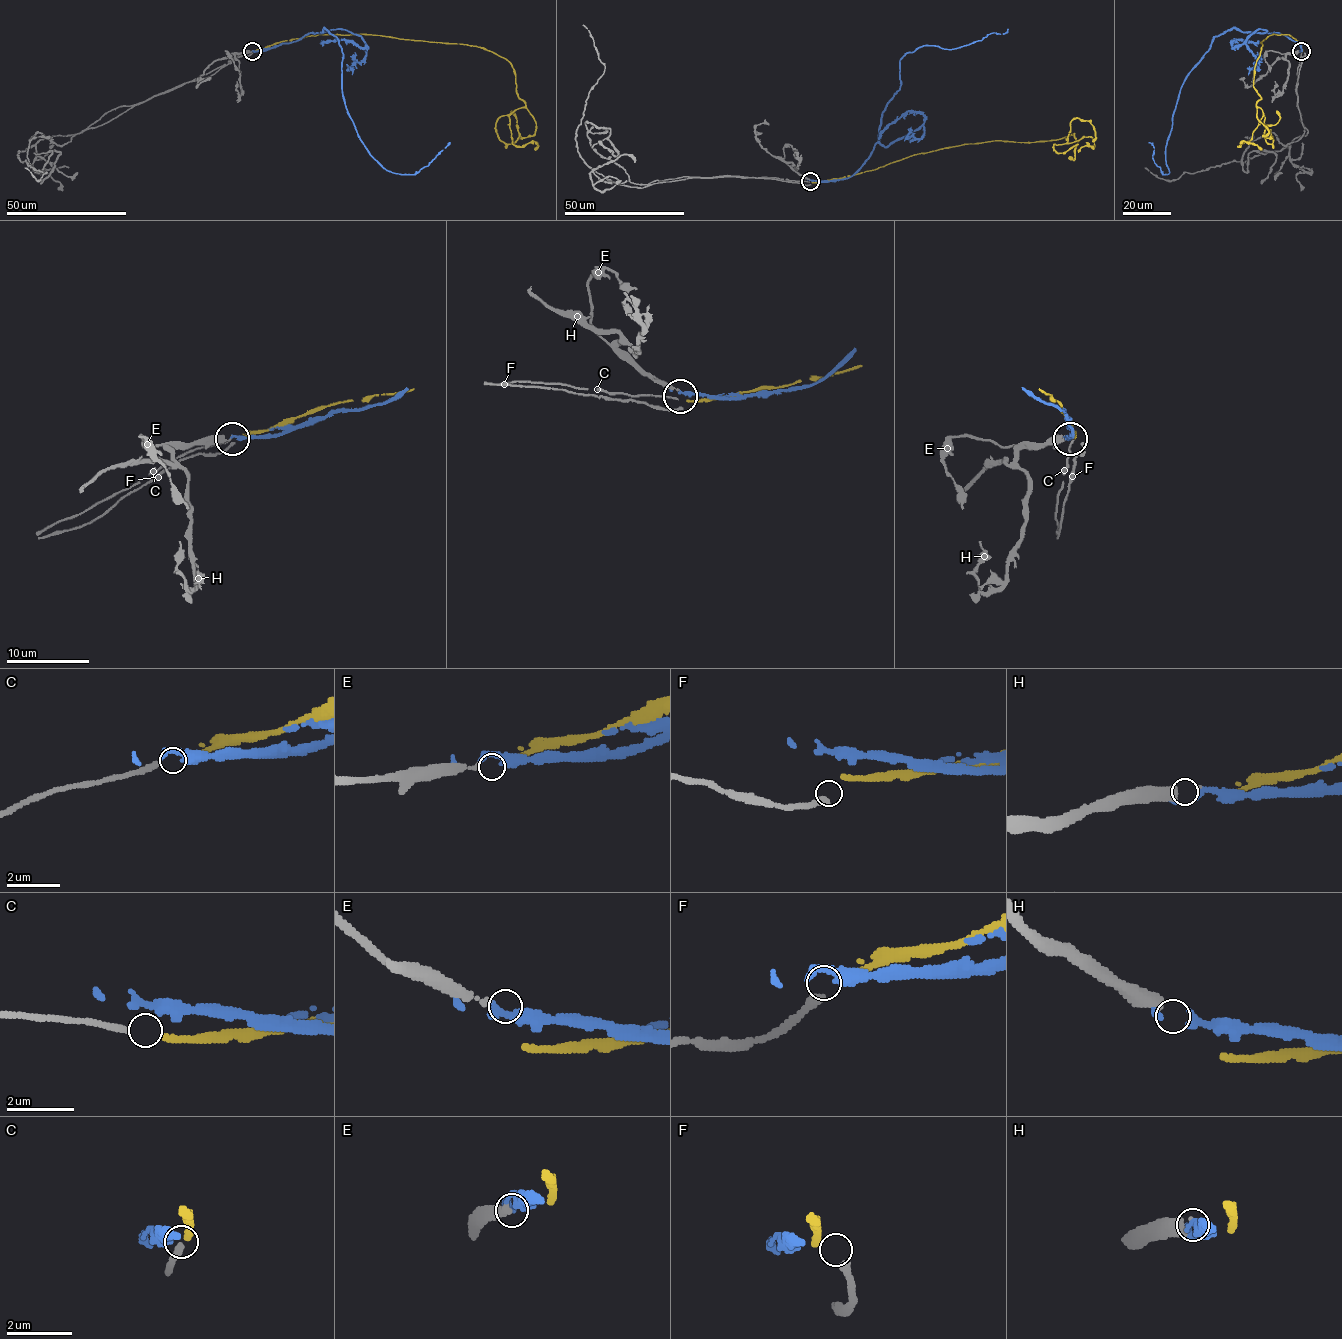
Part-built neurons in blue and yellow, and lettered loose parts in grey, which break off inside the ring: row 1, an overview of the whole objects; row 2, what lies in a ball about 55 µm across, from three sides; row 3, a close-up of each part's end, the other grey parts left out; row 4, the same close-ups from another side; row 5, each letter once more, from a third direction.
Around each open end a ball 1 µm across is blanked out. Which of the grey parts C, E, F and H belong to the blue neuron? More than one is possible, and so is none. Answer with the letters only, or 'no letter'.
H

